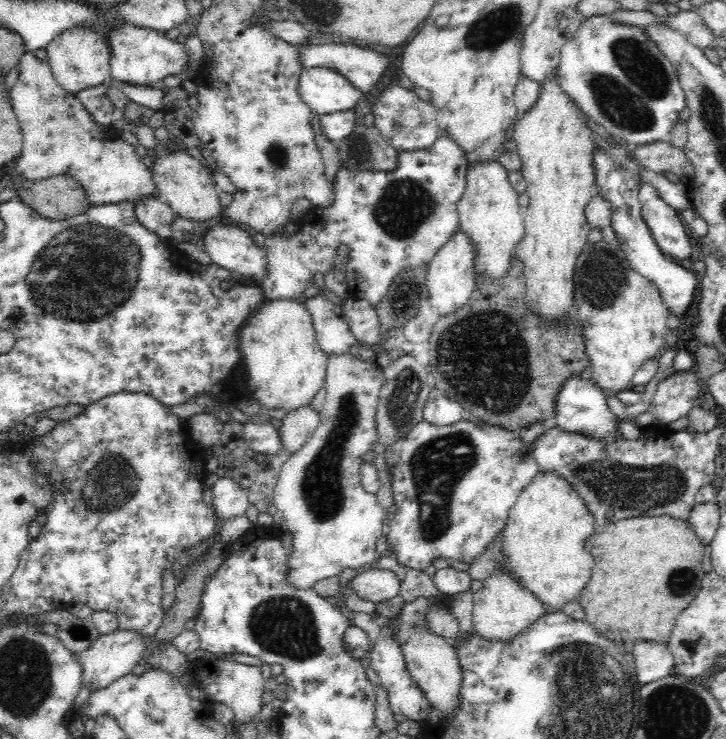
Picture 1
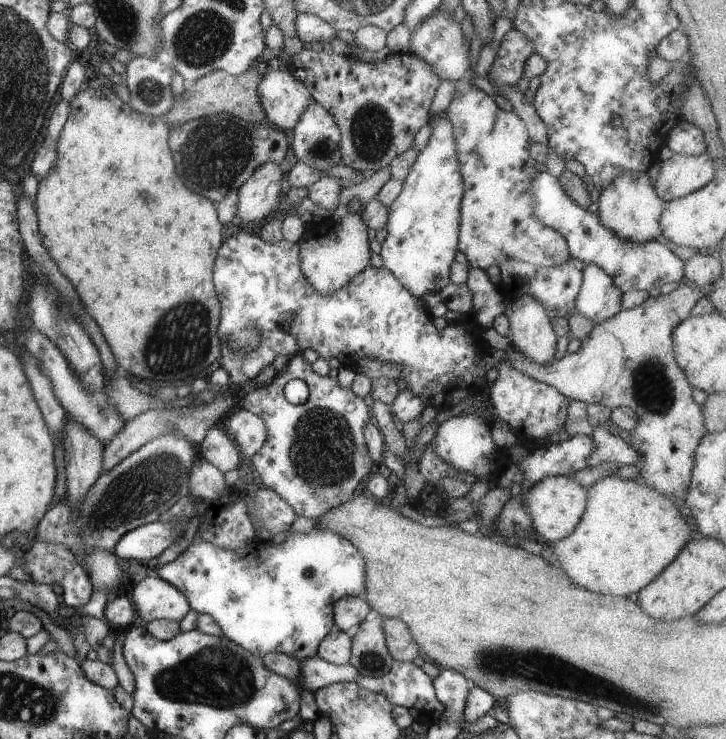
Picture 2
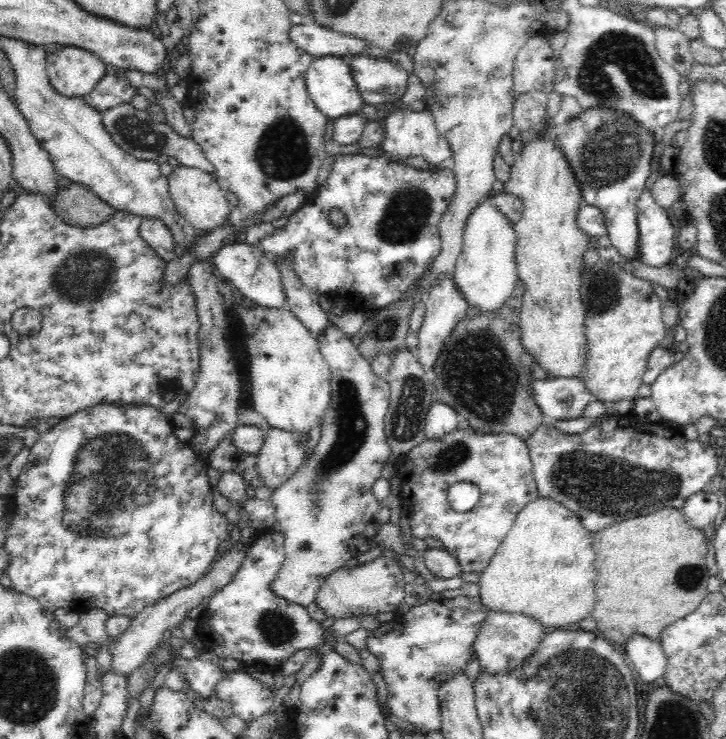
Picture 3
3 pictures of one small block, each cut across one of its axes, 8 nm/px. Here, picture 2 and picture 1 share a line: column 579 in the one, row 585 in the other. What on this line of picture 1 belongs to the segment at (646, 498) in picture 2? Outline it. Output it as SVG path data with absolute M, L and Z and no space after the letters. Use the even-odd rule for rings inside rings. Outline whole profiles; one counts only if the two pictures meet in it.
M539 470L536 478L522 492L514 506L509 510L506 529L502 536L502 564L500 573L510 575L515 582L540 603L548 608L561 611L566 604L576 602L590 580L590 570L594 564L592 554L586 554L586 540L590 540L594 531L594 519L584 506L577 492L559 476L544 474Z

